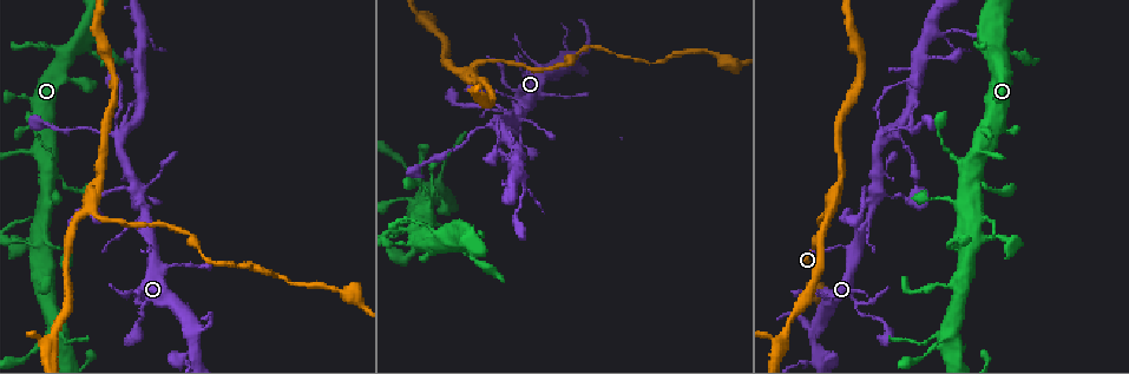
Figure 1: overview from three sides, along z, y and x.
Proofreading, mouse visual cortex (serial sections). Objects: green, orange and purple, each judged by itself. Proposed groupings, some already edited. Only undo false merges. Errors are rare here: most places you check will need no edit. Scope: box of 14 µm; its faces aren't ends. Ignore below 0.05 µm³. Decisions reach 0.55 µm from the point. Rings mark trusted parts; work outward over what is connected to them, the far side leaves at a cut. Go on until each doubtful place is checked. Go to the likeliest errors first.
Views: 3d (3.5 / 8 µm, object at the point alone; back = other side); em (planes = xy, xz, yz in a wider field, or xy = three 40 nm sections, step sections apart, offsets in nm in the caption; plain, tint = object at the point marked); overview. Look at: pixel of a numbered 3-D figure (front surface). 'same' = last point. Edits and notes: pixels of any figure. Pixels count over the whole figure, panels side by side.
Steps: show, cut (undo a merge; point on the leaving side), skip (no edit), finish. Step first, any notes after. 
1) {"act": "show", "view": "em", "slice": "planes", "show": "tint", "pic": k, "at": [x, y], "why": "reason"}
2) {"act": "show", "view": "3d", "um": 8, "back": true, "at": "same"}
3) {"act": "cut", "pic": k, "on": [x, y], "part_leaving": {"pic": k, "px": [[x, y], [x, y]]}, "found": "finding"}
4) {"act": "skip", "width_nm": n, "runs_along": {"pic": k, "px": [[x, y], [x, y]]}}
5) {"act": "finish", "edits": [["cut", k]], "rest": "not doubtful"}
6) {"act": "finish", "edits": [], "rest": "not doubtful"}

{"act": "show", "view": "em", "slice": "xy", "step": 1, "show": "tint", "pic": 1, "at": [502, 132], "why": "sudden change in width"}

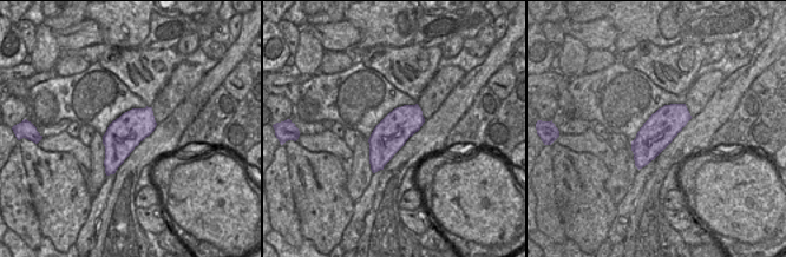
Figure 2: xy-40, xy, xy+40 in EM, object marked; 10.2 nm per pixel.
{"act": "show", "view": "3d", "um": 3.5, "at": "same"}

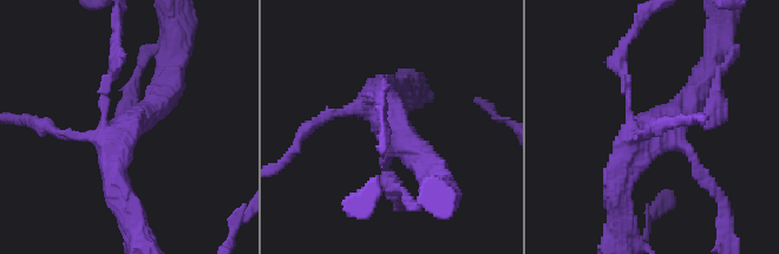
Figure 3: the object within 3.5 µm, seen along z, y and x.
{"act": "skip", "runs_along": {"pic": 3, "px": [[617, 183], [632, 143], [705, 82]]}, "found": "one cell here"}

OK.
{"act": "show", "view": "3d", "um": 3.5, "pic": 1, "at": [469, 67], "why": "calibre changes"}

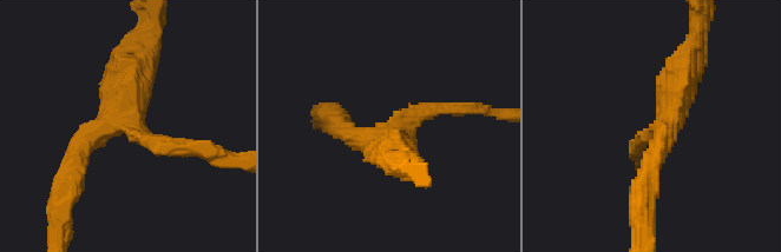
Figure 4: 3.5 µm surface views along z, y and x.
{"act": "show", "view": "em", "slice": "xy", "step": 1, "show": "tint", "pic": 4, "at": [133, 122]}

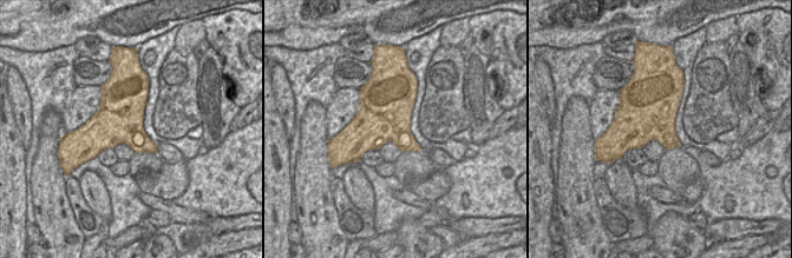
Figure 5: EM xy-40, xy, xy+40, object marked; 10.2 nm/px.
{"act": "skip", "found": "all the same cell"}

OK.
{"act": "show", "view": "3d", "um": 3.5, "pic": 1, "at": [480, 128], "why": "sudden change in width"}

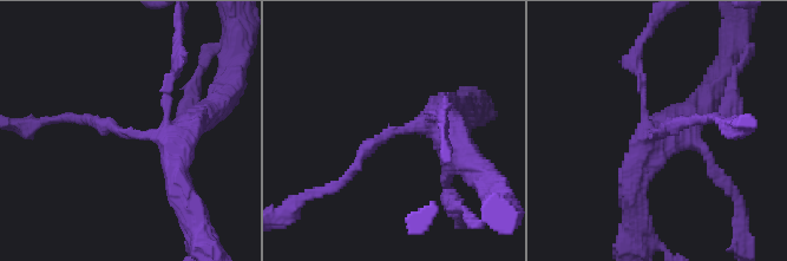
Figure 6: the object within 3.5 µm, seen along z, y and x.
{"act": "show", "view": "em", "slice": "xy", "step": 3, "show": "tint", "pic": 6, "at": [398, 129], "arm_widths_nm": [150, 350], "why": "need the tissue"}

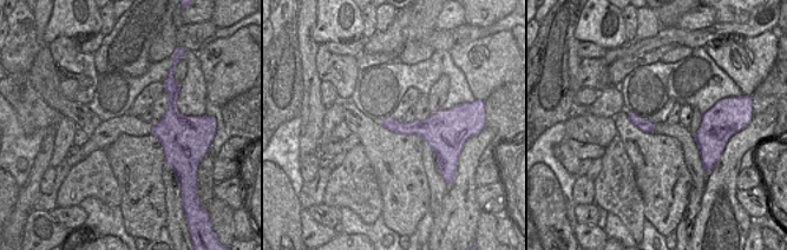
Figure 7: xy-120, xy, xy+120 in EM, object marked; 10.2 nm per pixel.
{"act": "skip", "runs_along": {"pic": 6, "px": [[440, 109], [440, 124], [393, 130], [342, 182]]}, "found": "one cell here"}

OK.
{"act": "finish", "edits": [], "rest": "not doubtful"}

